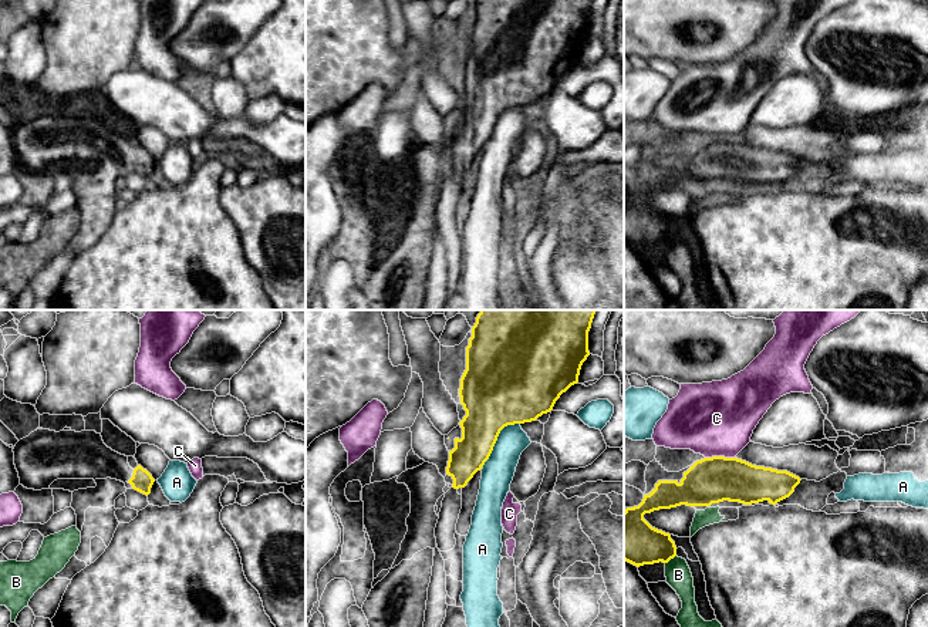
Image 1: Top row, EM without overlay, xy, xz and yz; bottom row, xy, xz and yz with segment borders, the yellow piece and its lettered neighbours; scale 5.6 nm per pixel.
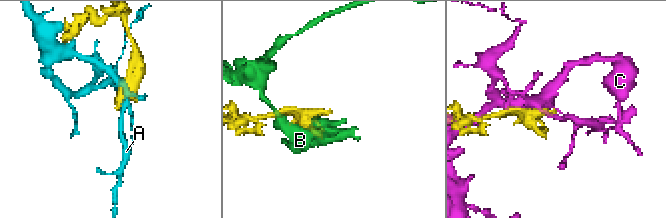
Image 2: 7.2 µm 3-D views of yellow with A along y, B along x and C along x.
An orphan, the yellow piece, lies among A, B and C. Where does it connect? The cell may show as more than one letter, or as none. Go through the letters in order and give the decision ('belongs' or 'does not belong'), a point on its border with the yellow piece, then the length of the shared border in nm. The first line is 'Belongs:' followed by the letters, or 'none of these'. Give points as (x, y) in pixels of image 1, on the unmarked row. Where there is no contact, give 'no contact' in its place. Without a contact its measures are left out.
Belongs: none of these
A: does not belong; contact xz (496, 121); length 340 nm
B: does not belong; contact yz (670, 240); length 80 nm
C: does not belong; contact yz (719, 138); length 170 nm

